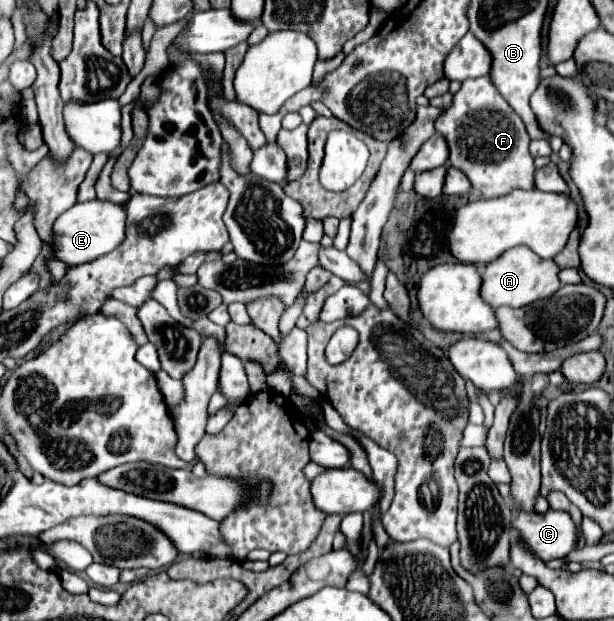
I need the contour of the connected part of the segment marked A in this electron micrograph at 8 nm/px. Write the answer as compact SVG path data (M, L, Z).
M513 247L511 251L505 251L503 255L499 255L499 259L491 261L485 267L483 287L481 287L483 301L487 301L487 305L491 305L495 309L501 305L523 307L533 301L547 299L561 287L557 275L559 275L559 267L555 261L541 259L529 247Z

